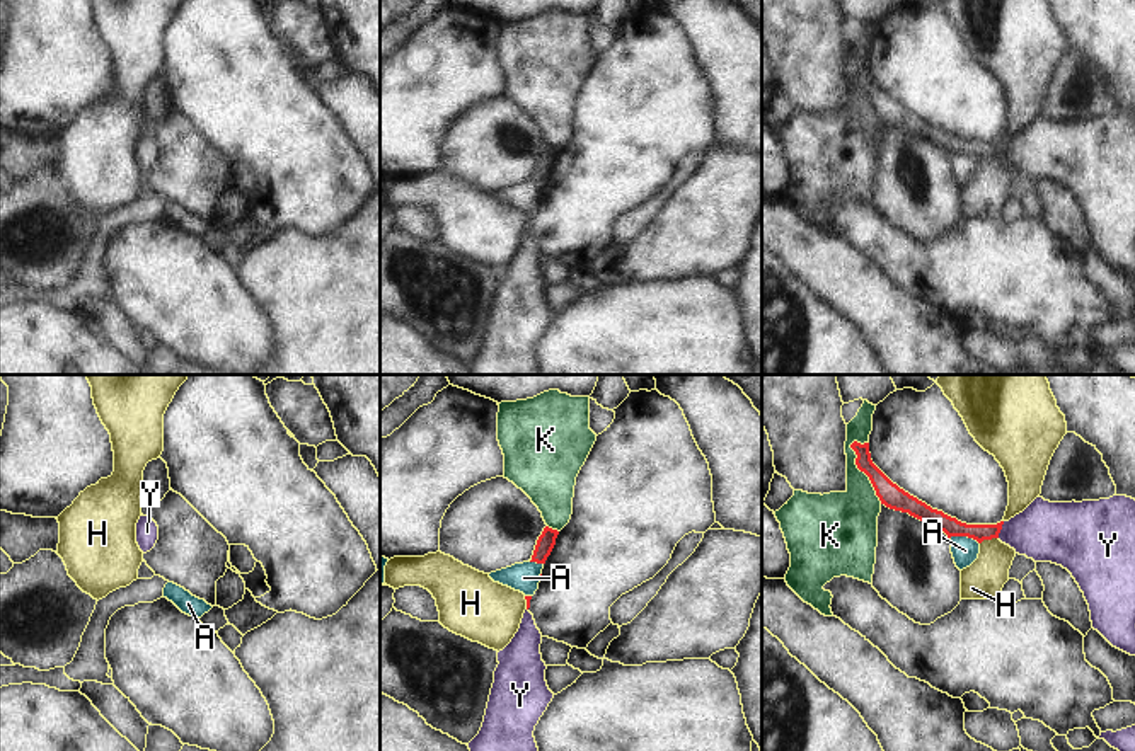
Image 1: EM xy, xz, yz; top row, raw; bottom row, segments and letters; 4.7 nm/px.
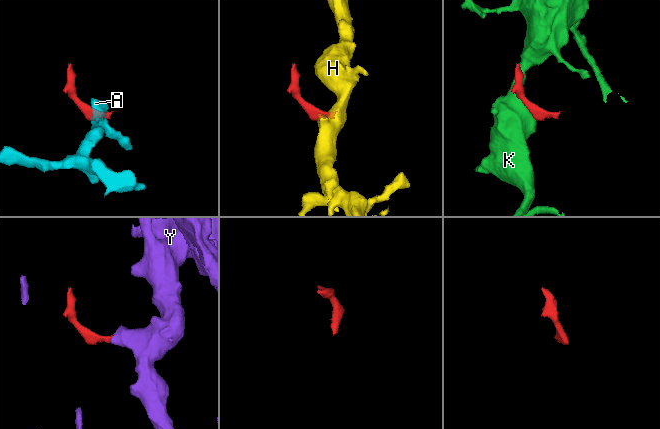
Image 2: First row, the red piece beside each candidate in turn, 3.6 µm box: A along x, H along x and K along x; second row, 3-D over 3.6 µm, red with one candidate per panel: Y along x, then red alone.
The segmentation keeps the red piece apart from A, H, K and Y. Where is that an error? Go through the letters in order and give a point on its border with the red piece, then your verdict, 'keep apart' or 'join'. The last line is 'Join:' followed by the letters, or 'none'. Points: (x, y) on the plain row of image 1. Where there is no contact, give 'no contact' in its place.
A: yz (965, 154) | keep apart
H: yz (989, 157) | keep apart
K: yz (863, 89) | keep apart
Y: yz (1001, 147) | join
Join: Y

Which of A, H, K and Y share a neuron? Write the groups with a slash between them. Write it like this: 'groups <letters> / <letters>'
groups A / H / K / Y

